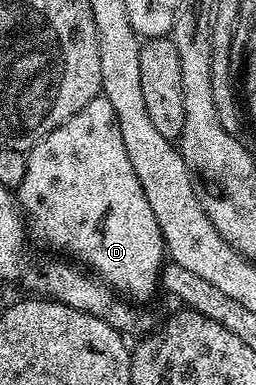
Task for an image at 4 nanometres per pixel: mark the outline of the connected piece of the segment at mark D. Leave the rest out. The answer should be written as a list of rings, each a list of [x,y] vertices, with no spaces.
[[[103,95],[93,97],[84,108],[76,111],[76,115],[72,115],[72,119],[68,119],[63,125],[53,129],[42,141],[37,141],[33,149],[26,153],[26,158],[28,159],[28,171],[24,174],[24,183],[20,183],[20,187],[16,190],[16,200],[21,216],[26,222],[29,236],[33,240],[35,237],[36,240],[43,241],[44,244],[51,245],[54,249],[59,249],[62,252],[59,254],[81,263],[95,277],[100,278],[102,282],[110,286],[115,294],[125,295],[130,299],[138,299],[134,297],[150,297],[154,292],[159,292],[164,262],[168,257],[166,244],[162,238],[160,227],[156,223],[156,215],[152,215],[152,206],[148,204],[148,199],[144,195],[144,188],[140,185],[140,179],[136,177],[131,160],[128,159],[128,154],[124,151],[124,142],[120,137],[116,112],[112,109],[108,99]]]

